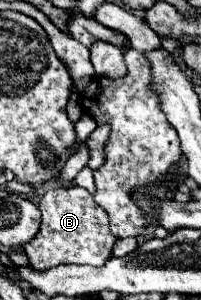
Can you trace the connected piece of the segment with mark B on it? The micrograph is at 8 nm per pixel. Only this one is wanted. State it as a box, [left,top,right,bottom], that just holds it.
[22,186,116,270]

